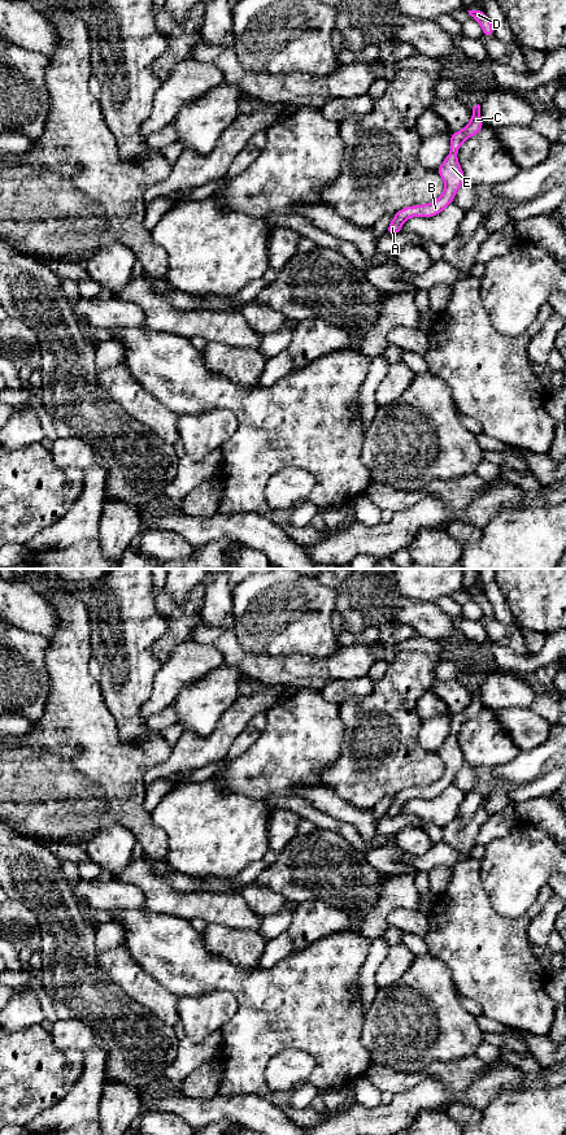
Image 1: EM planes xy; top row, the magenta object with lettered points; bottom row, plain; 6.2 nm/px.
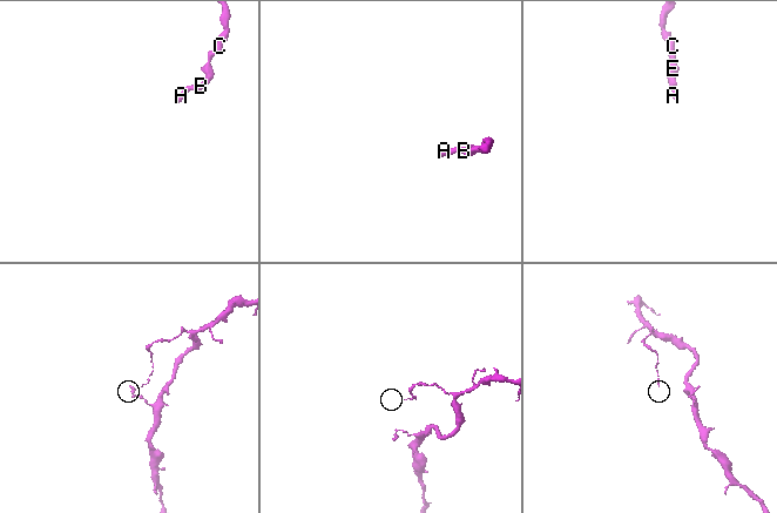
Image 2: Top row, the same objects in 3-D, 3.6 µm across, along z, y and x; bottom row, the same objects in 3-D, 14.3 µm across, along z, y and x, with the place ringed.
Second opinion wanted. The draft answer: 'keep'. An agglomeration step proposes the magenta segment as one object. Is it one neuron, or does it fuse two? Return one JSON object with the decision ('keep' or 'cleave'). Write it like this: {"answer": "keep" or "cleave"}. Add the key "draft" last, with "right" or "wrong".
{"answer": "keep", "draft": "right"}

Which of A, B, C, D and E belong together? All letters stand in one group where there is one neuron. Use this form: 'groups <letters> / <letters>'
groups A B C D E

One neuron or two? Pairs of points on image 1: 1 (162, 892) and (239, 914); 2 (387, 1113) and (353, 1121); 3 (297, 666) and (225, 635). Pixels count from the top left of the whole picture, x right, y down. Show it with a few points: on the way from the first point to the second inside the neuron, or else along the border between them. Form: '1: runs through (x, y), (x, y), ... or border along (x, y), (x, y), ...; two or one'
1: runs through (182, 904), (203, 904), (220, 908); one
2: runs through (379, 1121), (361, 1121); one
3: runs through (278, 666), (256, 666), (247, 662), (239, 655); one

